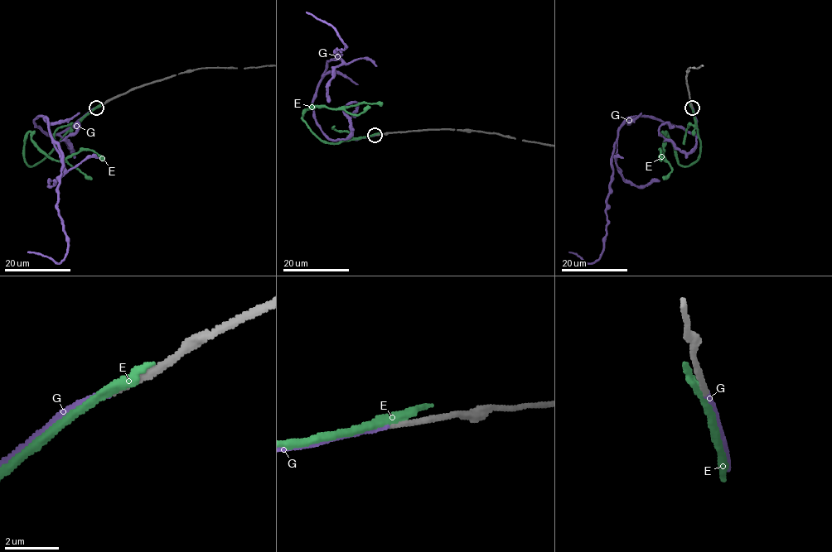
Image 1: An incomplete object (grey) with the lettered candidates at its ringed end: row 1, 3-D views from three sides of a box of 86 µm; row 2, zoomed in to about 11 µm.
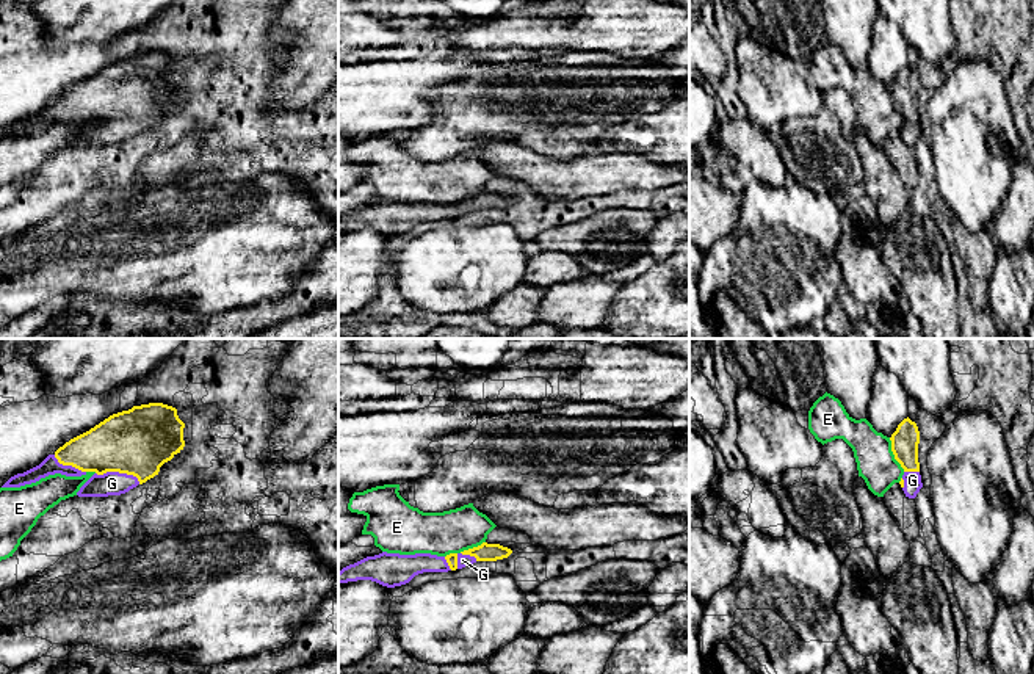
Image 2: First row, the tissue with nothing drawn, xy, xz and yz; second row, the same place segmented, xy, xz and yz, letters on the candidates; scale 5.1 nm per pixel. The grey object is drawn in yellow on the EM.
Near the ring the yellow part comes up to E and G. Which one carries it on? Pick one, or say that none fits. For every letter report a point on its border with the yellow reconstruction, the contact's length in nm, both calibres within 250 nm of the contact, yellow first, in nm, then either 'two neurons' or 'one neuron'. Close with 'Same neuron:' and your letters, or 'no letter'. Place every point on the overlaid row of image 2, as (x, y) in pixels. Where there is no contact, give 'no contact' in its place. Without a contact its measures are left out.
E: yz (893, 453) | 190 nm | 140/200 nm | two neurons
G: xy (119, 472) | 240 nm | 340/130 nm | one neuron
Same neuron: G

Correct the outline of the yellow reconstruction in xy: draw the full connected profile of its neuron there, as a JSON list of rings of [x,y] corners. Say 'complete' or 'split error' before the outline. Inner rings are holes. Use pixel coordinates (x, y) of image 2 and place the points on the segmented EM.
split error | [[[163,403],[133,406],[70,439],[39,466],[11,477],[2,487],[20,487],[55,473],[81,477],[92,472],[94,475],[77,492],[78,497],[121,495],[158,475],[160,467],[183,450],[183,428],[185,423],[172,406]]]

